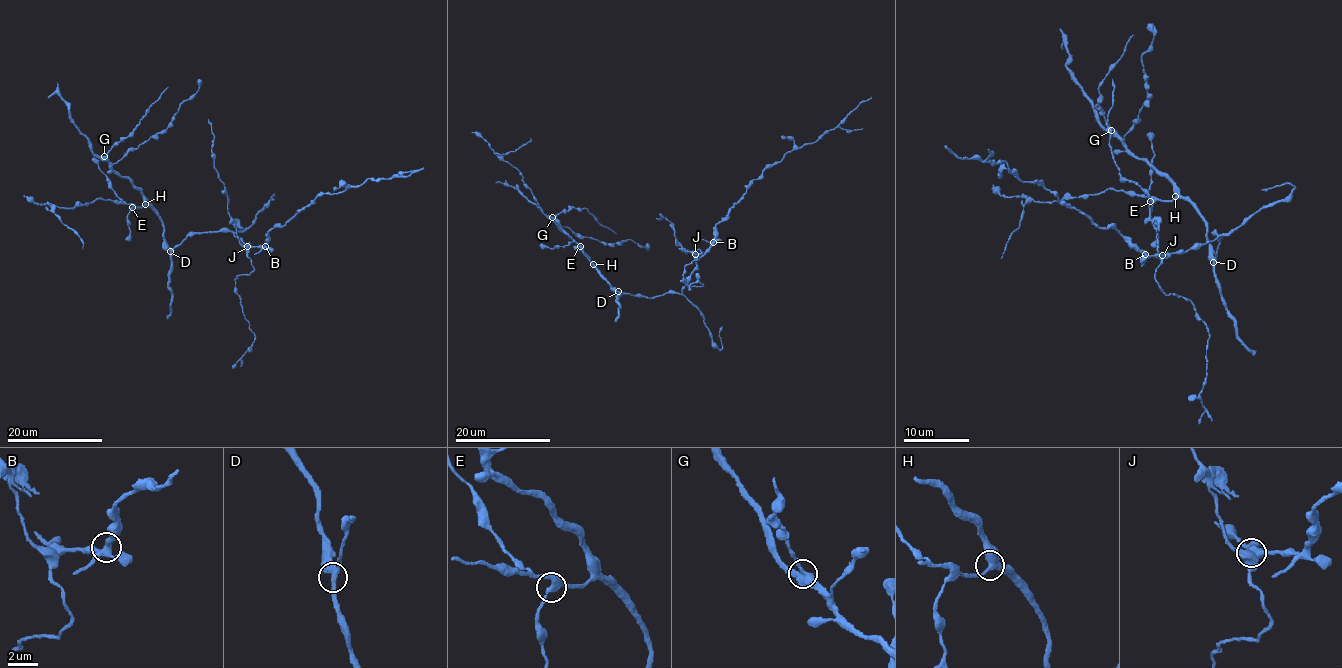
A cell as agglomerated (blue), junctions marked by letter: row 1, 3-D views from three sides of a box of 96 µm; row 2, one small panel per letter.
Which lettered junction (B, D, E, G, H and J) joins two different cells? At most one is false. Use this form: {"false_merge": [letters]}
{"false_merge": ["J"]}

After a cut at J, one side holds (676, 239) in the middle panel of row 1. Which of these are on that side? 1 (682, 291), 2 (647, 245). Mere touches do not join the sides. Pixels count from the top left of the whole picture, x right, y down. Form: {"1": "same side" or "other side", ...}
{"1": "other side", "2": "other side"}

